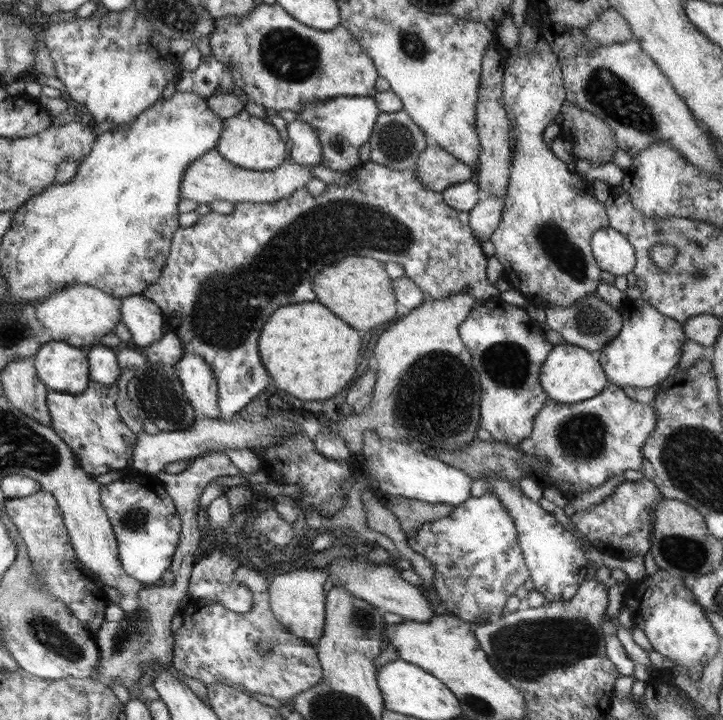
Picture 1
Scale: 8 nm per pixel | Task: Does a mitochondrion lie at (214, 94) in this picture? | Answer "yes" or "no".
no

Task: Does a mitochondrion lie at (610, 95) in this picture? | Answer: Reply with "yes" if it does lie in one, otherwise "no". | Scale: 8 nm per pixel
yes

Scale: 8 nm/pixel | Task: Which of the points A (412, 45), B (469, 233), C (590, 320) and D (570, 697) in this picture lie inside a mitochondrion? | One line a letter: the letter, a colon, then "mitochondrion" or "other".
A: mitochondrion
B: other
C: mitochondrion
D: other

